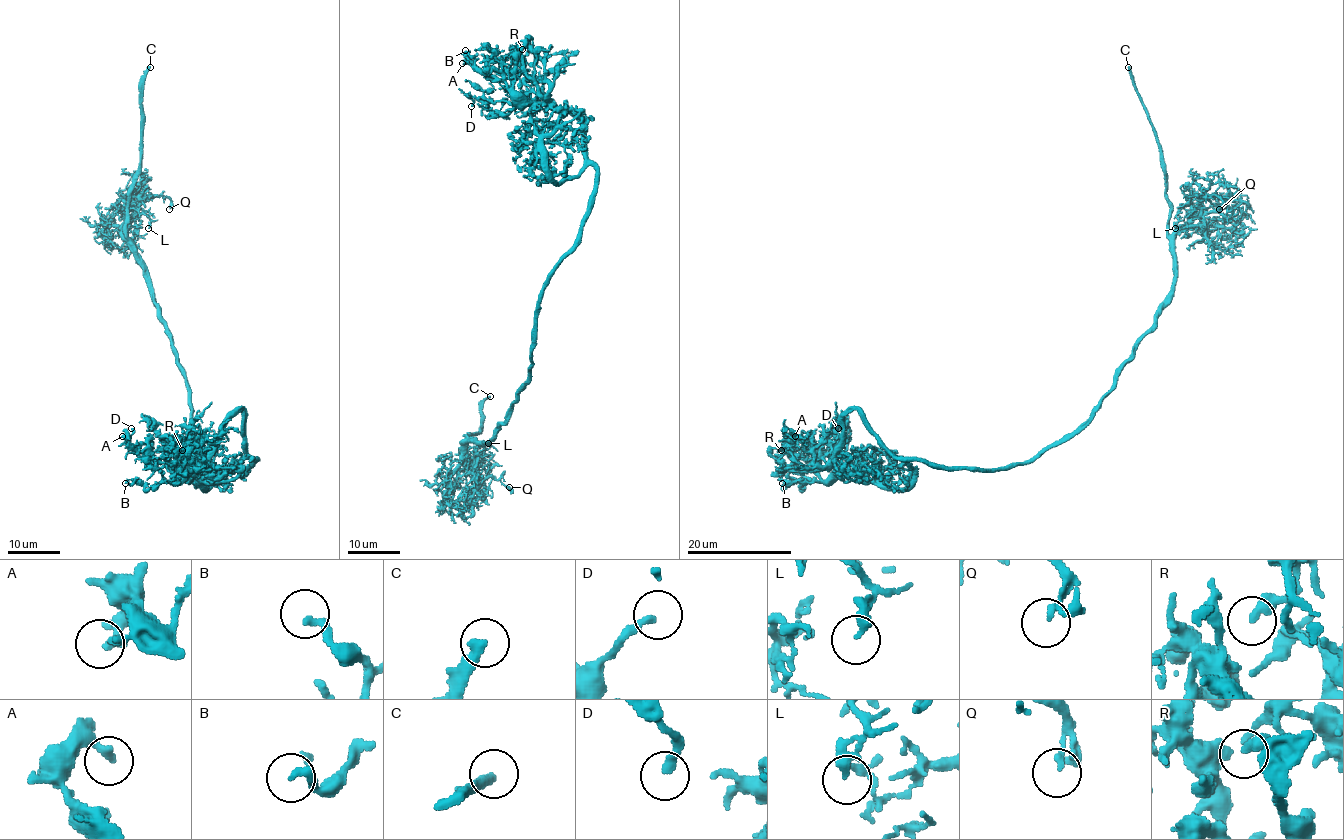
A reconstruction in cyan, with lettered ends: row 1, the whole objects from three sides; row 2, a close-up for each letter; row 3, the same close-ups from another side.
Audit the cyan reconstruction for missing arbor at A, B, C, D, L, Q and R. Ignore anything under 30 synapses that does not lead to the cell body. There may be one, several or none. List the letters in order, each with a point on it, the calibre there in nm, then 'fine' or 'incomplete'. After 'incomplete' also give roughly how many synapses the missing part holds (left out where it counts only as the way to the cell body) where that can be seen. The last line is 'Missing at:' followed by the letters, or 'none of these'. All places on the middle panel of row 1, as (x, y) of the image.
A: at (462, 63); 260 nm thick; fine
B: at (465, 50); 260 nm thick; fine
C: at (490, 396); 360 nm thick; incomplete
D: at (471, 106); 240 nm thick; fine
L: at (488, 443); 190 nm thick; fine
Q: at (509, 487); 160 nm thick; fine
R: at (522, 49); 260 nm thick; fine
Missing at: C

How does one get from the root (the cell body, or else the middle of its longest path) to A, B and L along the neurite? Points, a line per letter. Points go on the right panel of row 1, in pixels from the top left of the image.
A: (1059, 440), (1009, 467), (897, 458), (914, 477), (883, 488), (851, 466), (823, 480), (789, 441), (795, 436)
B: (1059, 440), (1009, 467), (897, 458), (914, 471), (902, 488), (874, 484), (851, 466), (802, 487), (782, 483)
L: (1059, 440), (1090, 416), (1153, 326), (1171, 292), (1174, 237), (1192, 214), (1189, 206), (1179, 209), (1175, 228)

